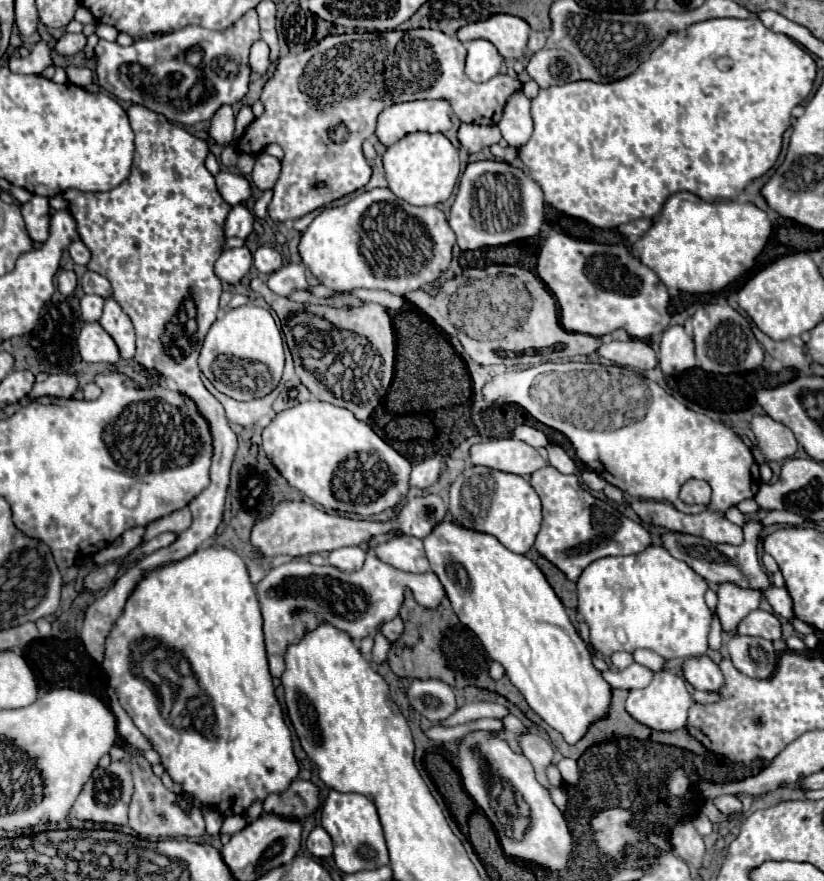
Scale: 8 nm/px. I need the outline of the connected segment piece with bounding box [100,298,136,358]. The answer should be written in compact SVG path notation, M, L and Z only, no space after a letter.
M108 298L104 302L100 326L114 338L122 358L134 356L134 350L136 350L136 346L134 346L134 326L130 324L130 318L126 316L126 312L122 312L122 308L116 300Z

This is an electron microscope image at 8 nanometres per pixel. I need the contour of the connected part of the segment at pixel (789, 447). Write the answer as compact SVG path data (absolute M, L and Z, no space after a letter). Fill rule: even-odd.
M754 416L752 430L758 444L754 446L754 458L758 464L768 460L786 460L792 458L798 450L796 436L784 424L772 420L770 416Z

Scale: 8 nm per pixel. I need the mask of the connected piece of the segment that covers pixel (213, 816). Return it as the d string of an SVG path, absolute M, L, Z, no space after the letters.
M208 810L204 818L206 818L206 832L212 834L212 836L216 836L218 830L220 830L220 826L222 826L222 816L216 810Z

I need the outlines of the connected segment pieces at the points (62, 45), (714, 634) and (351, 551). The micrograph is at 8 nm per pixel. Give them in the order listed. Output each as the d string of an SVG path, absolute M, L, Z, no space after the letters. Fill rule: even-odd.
M66 32L54 46L54 50L62 56L74 56L78 52L82 52L86 46L86 36L80 32L80 34L70 34Z
M712 612L712 630L708 635L709 648L712 650L720 650L720 642L722 642L722 628L720 628L720 620L716 612Z
M350 546L350 548L338 548L332 550L328 554L328 564L342 570L342 572L356 572L358 568L362 568L366 558L366 550L358 548L358 546Z

